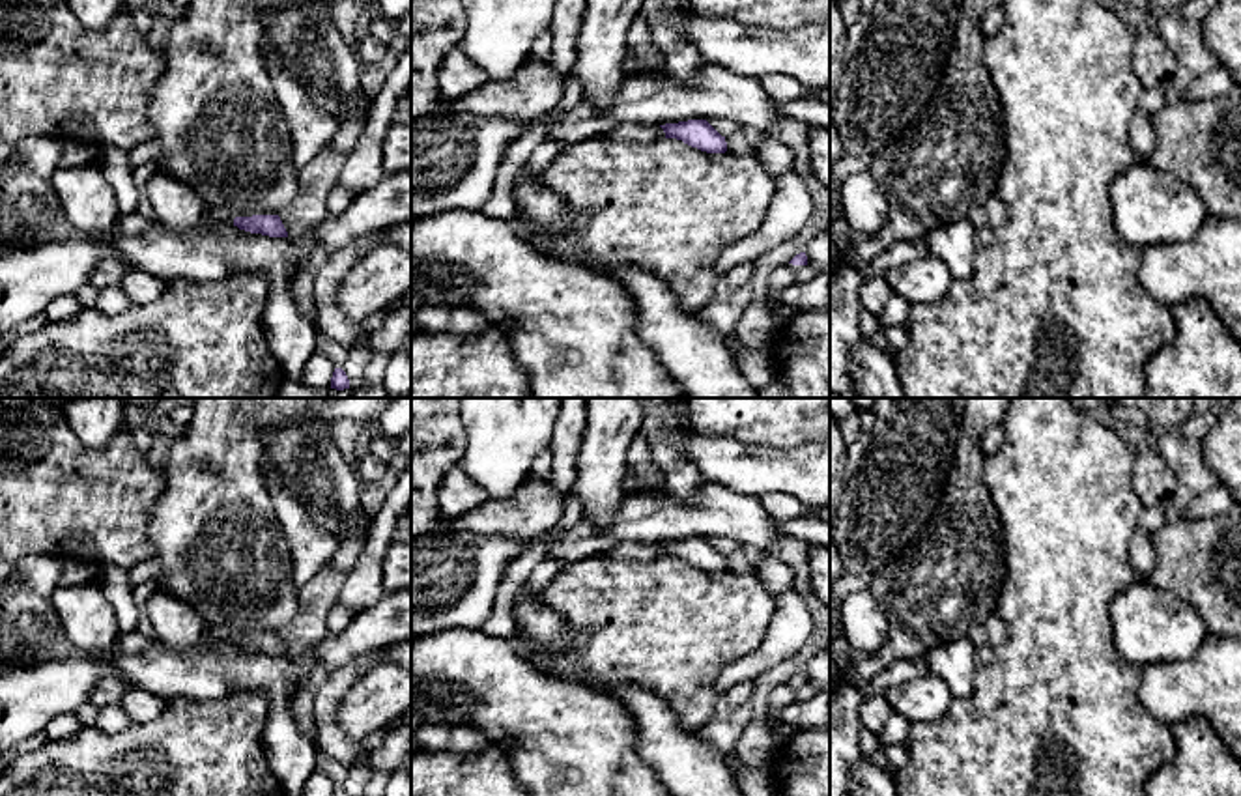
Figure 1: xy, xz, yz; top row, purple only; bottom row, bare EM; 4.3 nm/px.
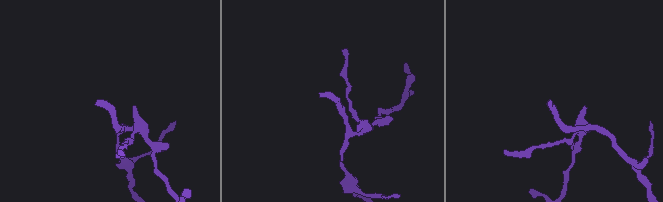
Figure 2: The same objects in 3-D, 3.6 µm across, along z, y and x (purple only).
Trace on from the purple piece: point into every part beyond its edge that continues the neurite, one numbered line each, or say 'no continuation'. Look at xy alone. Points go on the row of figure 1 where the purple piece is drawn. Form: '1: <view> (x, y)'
1: xy (223, 215)

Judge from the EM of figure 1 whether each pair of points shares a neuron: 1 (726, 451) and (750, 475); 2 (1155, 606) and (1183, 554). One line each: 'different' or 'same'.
1: same
2: different

